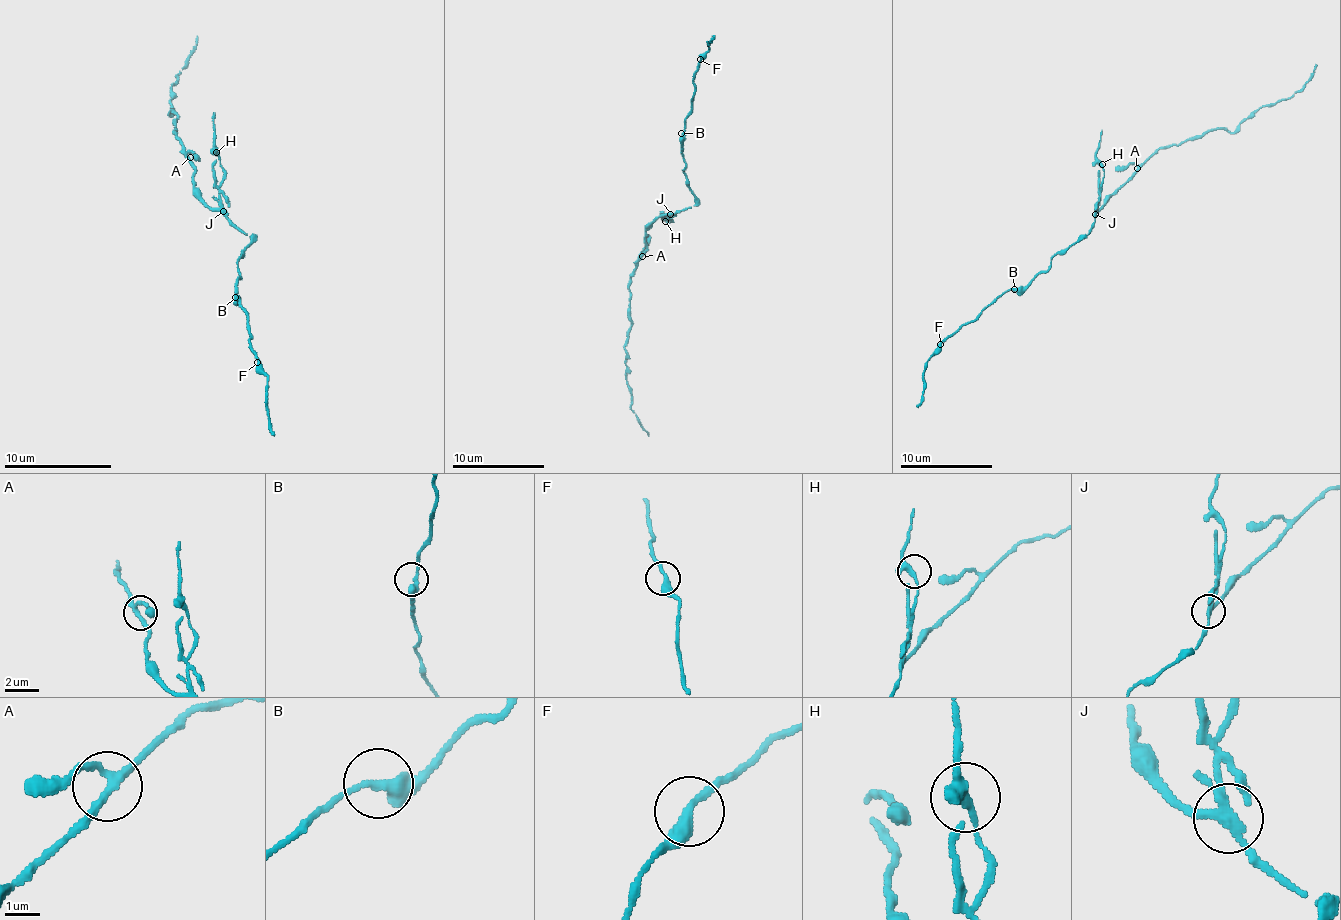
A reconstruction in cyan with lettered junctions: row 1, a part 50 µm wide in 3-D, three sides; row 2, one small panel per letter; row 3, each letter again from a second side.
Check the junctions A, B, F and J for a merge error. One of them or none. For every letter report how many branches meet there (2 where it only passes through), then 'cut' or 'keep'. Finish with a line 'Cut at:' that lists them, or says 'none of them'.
A: 3 branches meet; keep
B: 2 branches meet; keep
F: 2 branches meet; keep
J: 3 branches meet; cut
Cut at: J

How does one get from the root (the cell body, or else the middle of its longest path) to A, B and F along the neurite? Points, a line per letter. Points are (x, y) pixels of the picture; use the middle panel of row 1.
A: (667, 214), (660, 214), (653, 221), (644, 237), (647, 249), (642, 256)
B: (667, 214), (677, 214), (695, 203), (684, 172), (686, 163), (681, 133)
F: (667, 214), (677, 214), (695, 203), (684, 172), (686, 163), (681, 138), (695, 92), (693, 75), (700, 59)

